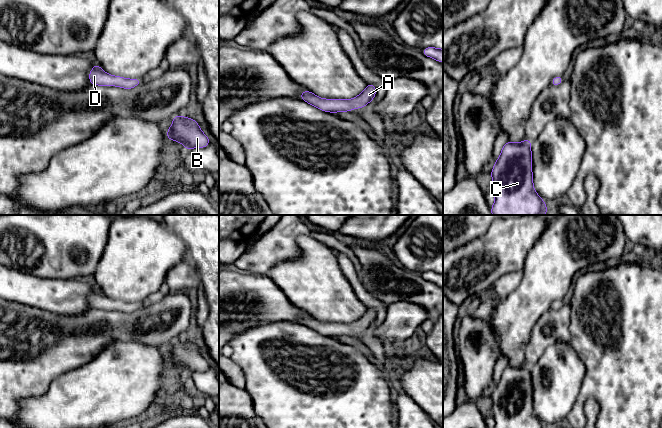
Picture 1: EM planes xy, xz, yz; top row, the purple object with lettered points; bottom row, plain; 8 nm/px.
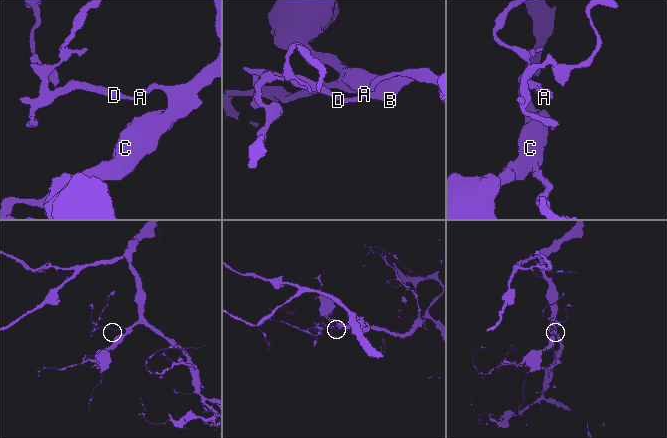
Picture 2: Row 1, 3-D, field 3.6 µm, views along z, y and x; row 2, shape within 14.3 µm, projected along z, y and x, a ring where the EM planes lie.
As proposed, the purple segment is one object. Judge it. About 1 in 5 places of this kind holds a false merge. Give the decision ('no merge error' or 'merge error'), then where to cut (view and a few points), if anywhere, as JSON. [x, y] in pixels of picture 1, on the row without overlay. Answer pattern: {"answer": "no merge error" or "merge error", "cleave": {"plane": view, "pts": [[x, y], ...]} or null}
{"answer": "no merge error", "cleave": null}

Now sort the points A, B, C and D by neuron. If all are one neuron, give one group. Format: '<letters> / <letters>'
A B C D

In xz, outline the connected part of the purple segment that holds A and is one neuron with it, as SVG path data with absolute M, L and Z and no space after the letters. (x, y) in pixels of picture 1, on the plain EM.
M367 308L364 315L355 322L349 324L341 323L322 323L310 315L302 315L300 323L319 332L325 336L349 336L355 332L364 332L376 319L376 311L374 308Z

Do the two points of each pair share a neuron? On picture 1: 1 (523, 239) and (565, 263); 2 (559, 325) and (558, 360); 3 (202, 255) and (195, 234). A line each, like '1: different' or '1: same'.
1: different
2: different
3: same

